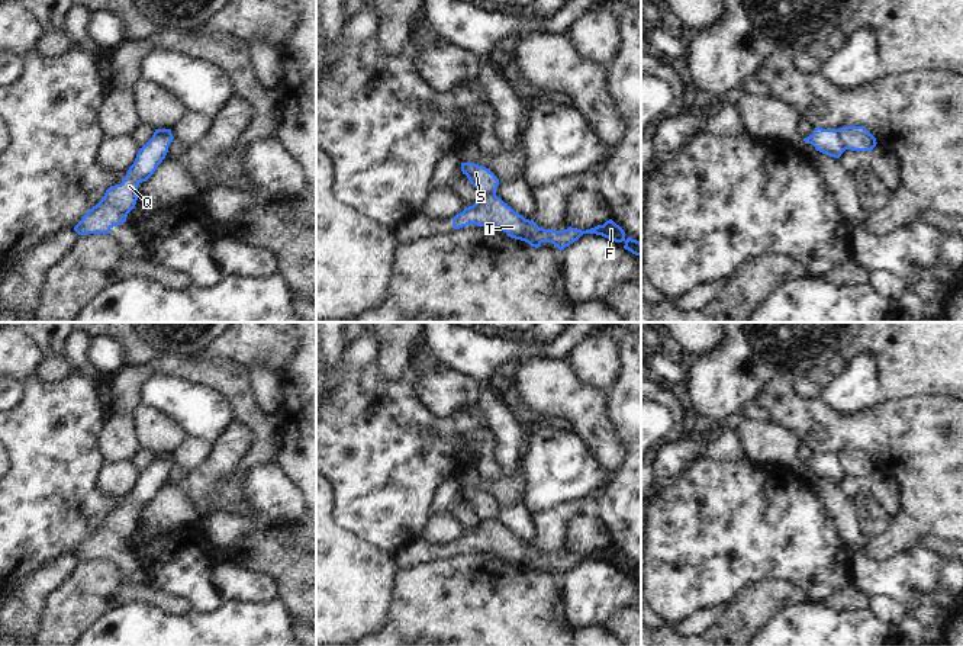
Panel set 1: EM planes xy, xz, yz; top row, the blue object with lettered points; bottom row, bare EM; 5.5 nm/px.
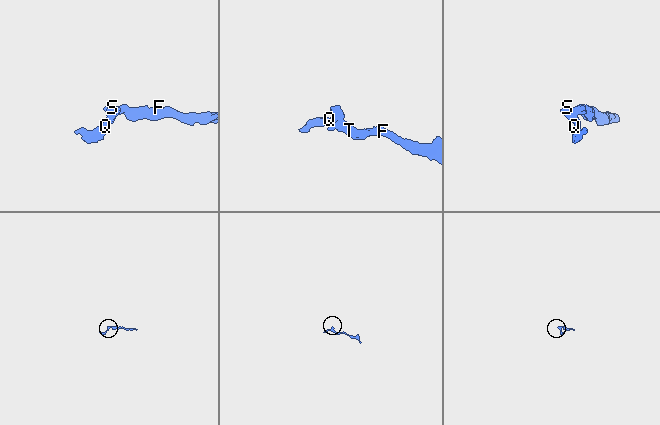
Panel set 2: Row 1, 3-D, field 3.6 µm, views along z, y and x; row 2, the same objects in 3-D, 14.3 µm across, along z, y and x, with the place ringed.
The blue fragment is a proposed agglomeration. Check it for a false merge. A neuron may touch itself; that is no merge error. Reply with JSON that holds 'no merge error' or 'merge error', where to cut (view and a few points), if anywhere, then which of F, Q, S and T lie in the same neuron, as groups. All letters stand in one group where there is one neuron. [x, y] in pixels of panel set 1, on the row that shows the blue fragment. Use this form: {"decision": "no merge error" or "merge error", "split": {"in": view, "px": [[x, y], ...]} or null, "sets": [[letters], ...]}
{"decision": "merge error", "split": {"in": "yz", "px": [[837, 129], [841, 142], [847, 148]]}, "sets": [["F", "T"], ["Q", "S"]]}

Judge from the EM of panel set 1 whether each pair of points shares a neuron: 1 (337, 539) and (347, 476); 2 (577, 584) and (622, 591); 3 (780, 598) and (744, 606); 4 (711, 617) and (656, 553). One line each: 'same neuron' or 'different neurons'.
1: different neurons
2: same neuron
3: same neuron
4: different neurons

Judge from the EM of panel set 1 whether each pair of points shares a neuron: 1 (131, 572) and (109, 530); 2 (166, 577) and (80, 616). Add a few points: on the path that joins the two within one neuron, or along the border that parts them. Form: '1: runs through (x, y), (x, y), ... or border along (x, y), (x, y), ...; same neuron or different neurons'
1: runs through (126, 562), (112, 546), (110, 540); same neuron
2: border along (144, 582), (180, 598); different neurons

